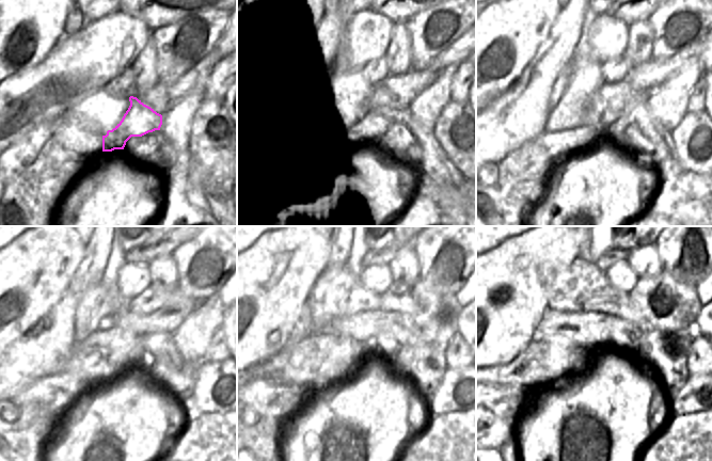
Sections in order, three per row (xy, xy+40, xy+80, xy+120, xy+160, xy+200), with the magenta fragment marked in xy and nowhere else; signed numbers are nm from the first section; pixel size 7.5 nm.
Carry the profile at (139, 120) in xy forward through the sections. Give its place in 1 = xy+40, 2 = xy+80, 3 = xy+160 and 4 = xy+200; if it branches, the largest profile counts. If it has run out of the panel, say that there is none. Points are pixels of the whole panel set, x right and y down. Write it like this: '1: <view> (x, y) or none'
1: xy+40 (370, 126)
2: xy+80 (557, 144)
3: xy+160 (280, 399)
4: xy+200 (505, 401)

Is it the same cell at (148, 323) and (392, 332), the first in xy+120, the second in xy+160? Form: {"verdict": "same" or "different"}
{"verdict": "different"}

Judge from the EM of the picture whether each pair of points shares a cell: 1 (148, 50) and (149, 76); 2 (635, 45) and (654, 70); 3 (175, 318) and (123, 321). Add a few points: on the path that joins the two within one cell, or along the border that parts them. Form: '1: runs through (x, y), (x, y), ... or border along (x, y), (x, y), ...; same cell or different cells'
1: runs through (148, 57), (148, 69); same cell
2: border along (650, 59), (634, 66); different cells
3: runs through (162, 320), (136, 321); same cell

